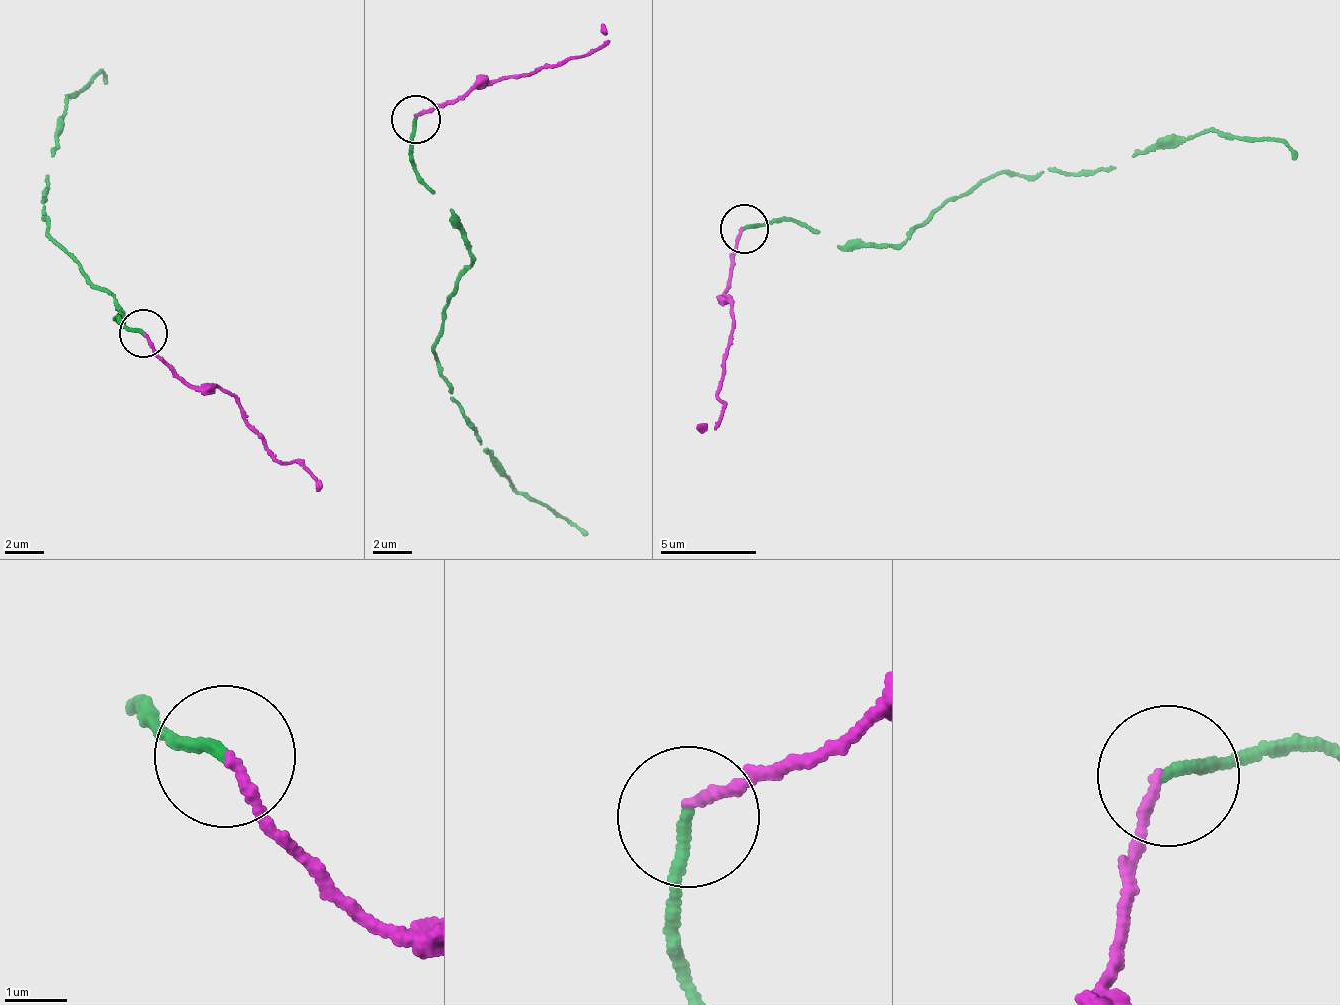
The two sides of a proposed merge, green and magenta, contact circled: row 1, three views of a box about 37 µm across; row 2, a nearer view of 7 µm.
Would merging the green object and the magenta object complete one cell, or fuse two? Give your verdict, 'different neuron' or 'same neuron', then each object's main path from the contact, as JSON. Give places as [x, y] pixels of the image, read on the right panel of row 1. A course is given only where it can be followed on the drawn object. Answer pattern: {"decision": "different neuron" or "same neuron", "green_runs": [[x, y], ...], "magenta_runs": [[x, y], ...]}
{"decision": "same neuron", "green_runs": [[745, 227], [785, 217], [837, 246], [891, 246], [984, 180], [1108, 171], [1206, 132], [1280, 141], [1293, 160]], "magenta_runs": [[741, 228], [725, 296], [736, 303], [716, 394], [723, 403], [713, 428], [698, 425]]}

